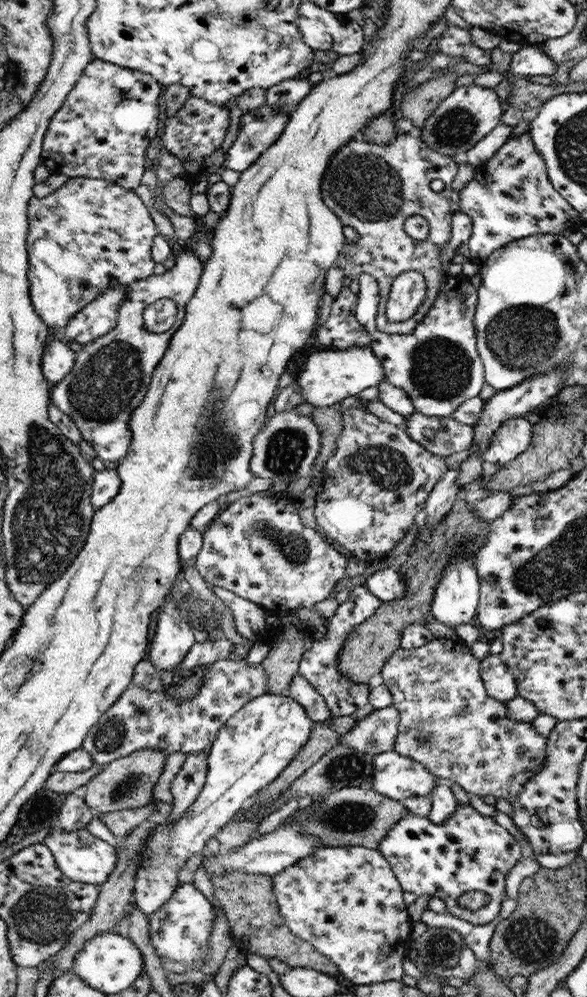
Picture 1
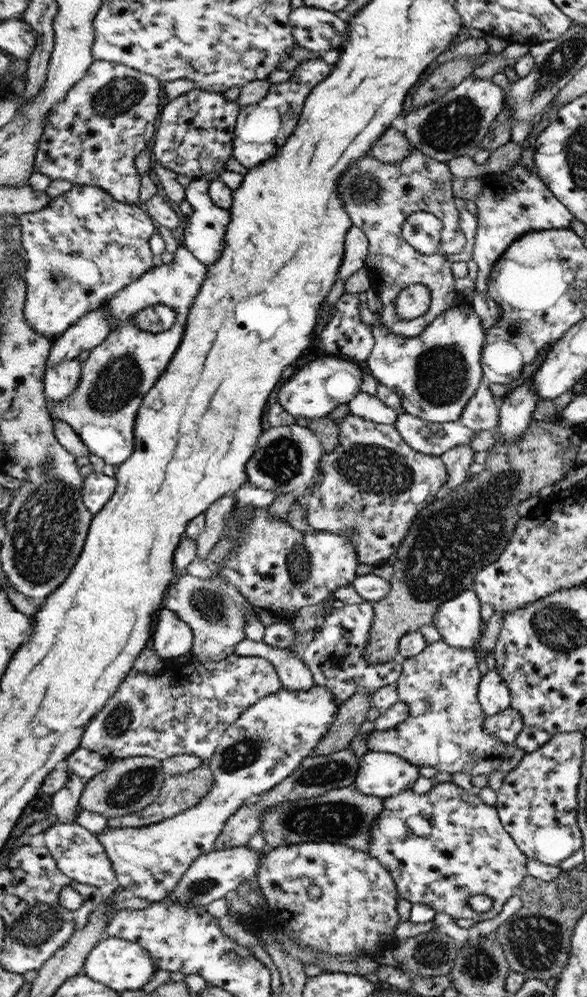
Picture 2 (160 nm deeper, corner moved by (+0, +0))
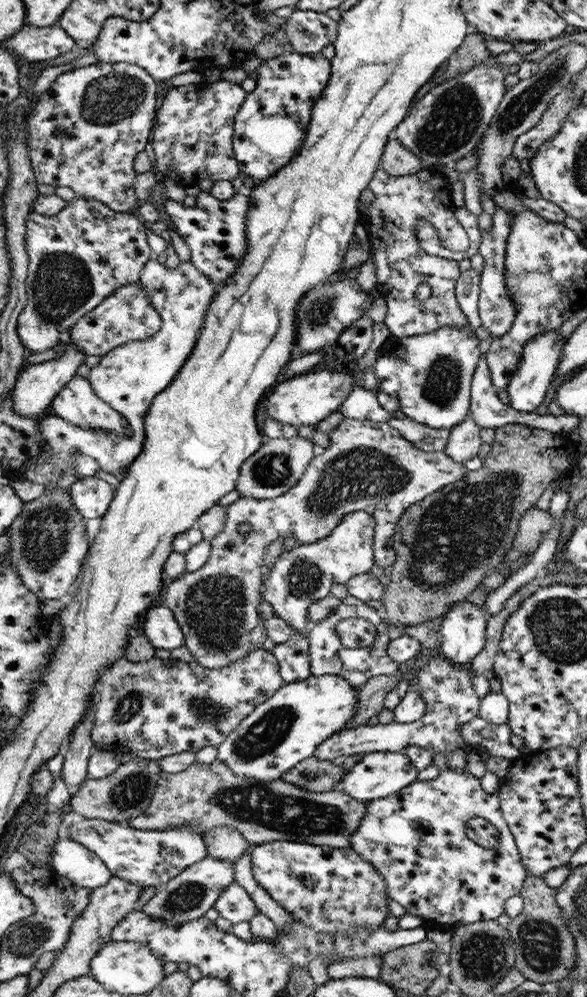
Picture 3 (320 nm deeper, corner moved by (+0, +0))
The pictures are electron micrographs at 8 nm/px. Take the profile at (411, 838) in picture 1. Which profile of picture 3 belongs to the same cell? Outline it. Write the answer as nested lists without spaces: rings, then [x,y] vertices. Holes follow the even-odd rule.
[[[448,766],[445,770],[441,770],[438,776],[432,780],[416,780],[408,785],[406,789],[402,789],[398,793],[391,794],[390,797],[379,798],[375,801],[368,802],[367,816],[359,826],[356,834],[352,836],[351,849],[362,855],[363,859],[372,863],[375,869],[386,879],[387,890],[392,900],[396,900],[406,908],[407,912],[419,916],[424,920],[425,925],[446,926],[450,928],[459,927],[468,923],[478,921],[496,921],[498,916],[502,916],[506,912],[506,902],[511,897],[518,895],[526,884],[526,863],[522,858],[522,854],[515,842],[515,837],[511,833],[510,827],[507,825],[506,817],[502,812],[502,803],[499,794],[488,794],[481,785],[480,779],[474,777],[467,769],[456,771]],[[480,817],[492,823],[498,828],[501,836],[498,845],[494,848],[484,848],[472,841],[466,835],[466,823],[472,818]]]

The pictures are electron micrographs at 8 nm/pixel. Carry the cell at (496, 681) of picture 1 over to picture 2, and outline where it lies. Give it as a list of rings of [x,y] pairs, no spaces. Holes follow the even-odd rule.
[[[496,668],[492,671],[488,670],[483,682],[480,682],[478,699],[488,717],[494,716],[511,706],[511,690],[506,687],[506,683],[502,681]]]

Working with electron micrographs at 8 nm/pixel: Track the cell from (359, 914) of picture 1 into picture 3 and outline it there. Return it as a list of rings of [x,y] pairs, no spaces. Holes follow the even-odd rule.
[[[272,841],[251,845],[251,869],[256,882],[283,906],[290,916],[319,933],[355,933],[358,929],[378,929],[390,913],[386,901],[386,879],[375,866],[348,848],[316,846],[314,843]]]

